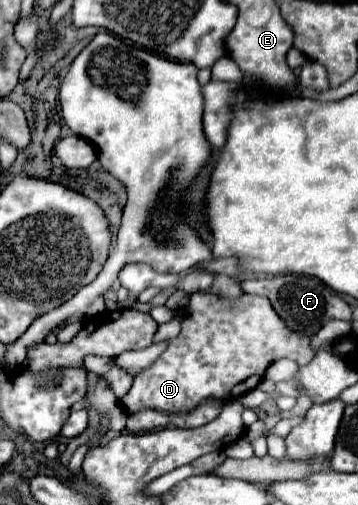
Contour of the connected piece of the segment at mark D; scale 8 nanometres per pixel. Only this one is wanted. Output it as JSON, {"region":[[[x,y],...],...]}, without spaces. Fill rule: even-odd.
{"region":[[[195,293],[189,301],[189,313],[181,323],[181,333],[169,341],[169,347],[153,365],[135,377],[131,391],[121,403],[129,413],[141,407],[185,413],[207,397],[229,399],[245,395],[261,383],[269,363],[279,357],[289,357],[305,365],[313,355],[315,351],[309,345],[309,337],[289,331],[285,323],[279,321],[269,299],[249,293],[235,299]],[[251,377],[253,383],[245,385]]]}

